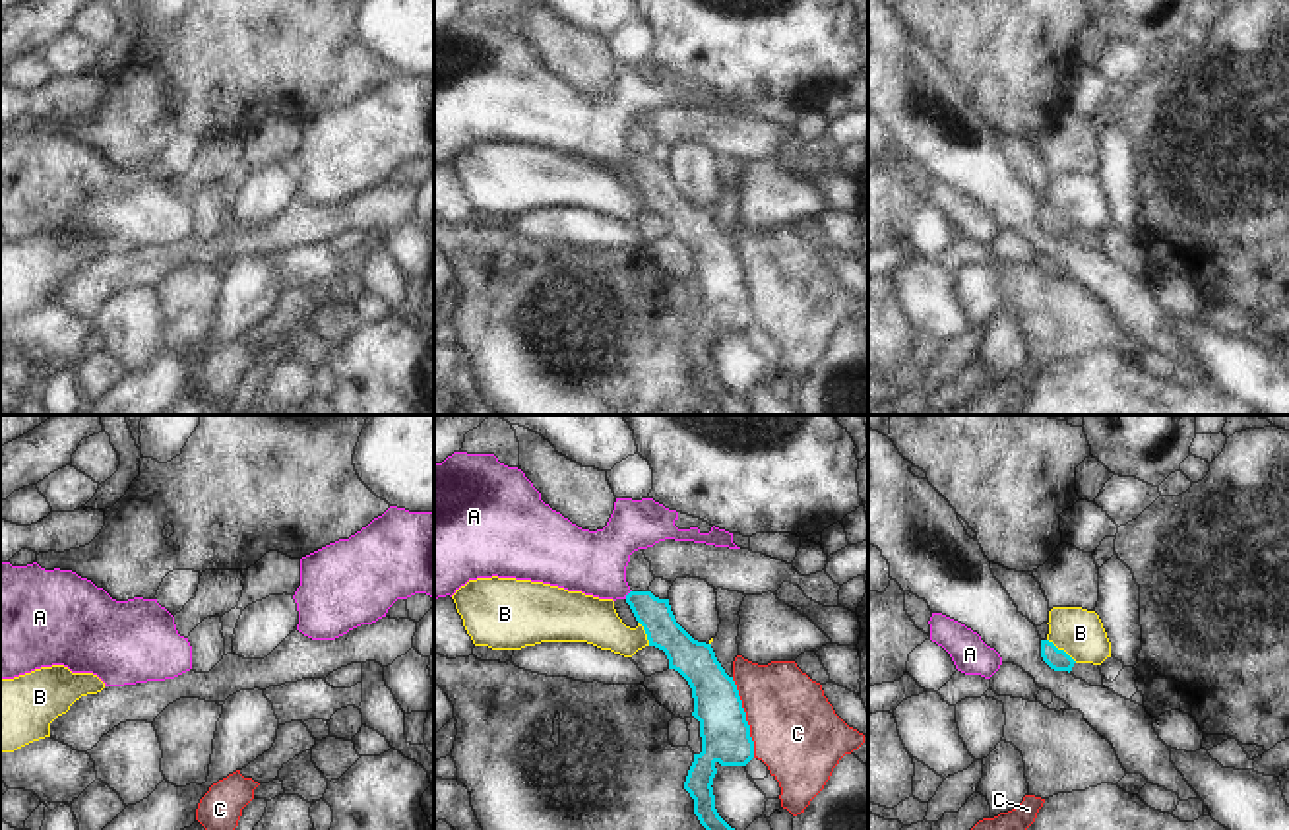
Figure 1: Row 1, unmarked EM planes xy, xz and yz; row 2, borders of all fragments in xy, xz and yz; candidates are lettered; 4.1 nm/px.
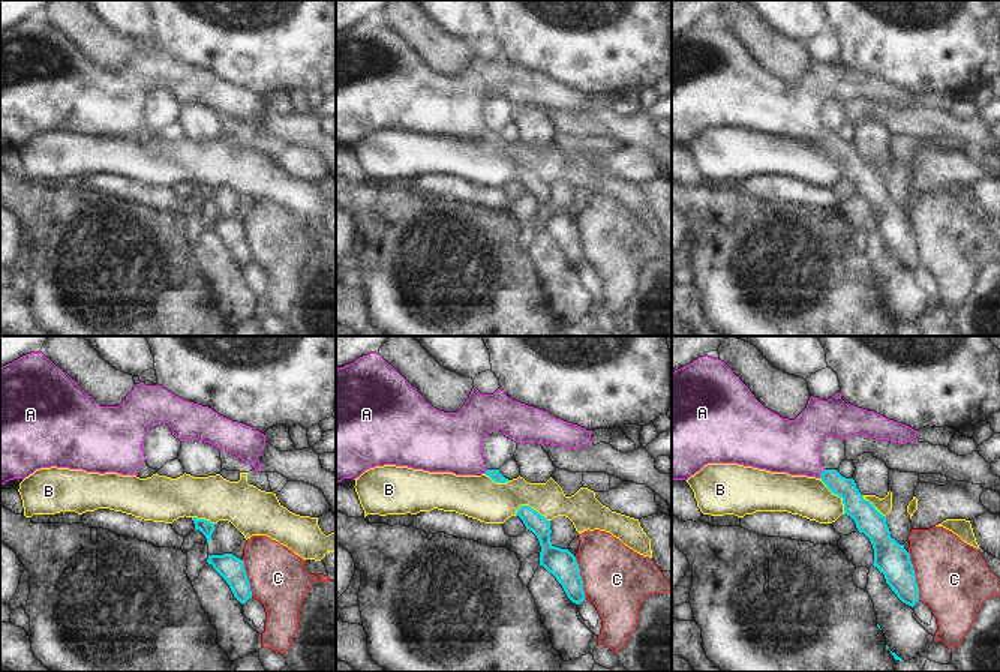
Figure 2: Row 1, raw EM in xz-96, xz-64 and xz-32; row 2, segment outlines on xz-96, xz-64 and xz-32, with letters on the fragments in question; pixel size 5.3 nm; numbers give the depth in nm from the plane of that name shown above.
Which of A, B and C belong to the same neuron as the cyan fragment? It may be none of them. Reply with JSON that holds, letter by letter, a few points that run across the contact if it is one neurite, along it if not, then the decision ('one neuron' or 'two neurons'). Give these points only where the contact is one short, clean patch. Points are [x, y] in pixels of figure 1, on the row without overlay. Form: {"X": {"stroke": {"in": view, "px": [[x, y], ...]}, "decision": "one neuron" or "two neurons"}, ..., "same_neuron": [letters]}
{"A": {"stroke": {"in": "xz", "px": [[656, 183], [628, 159], [594, 128]]}, "decision": "one neuron"}, "B": {"stroke": {"in": "yz", "px": [[1047, 204], [1076, 227]]}, "decision": "two neurons"}, "C": {"decision": "two neurons"}, "same_neuron": ["A"]}

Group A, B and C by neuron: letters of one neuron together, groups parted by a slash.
A / B / C

